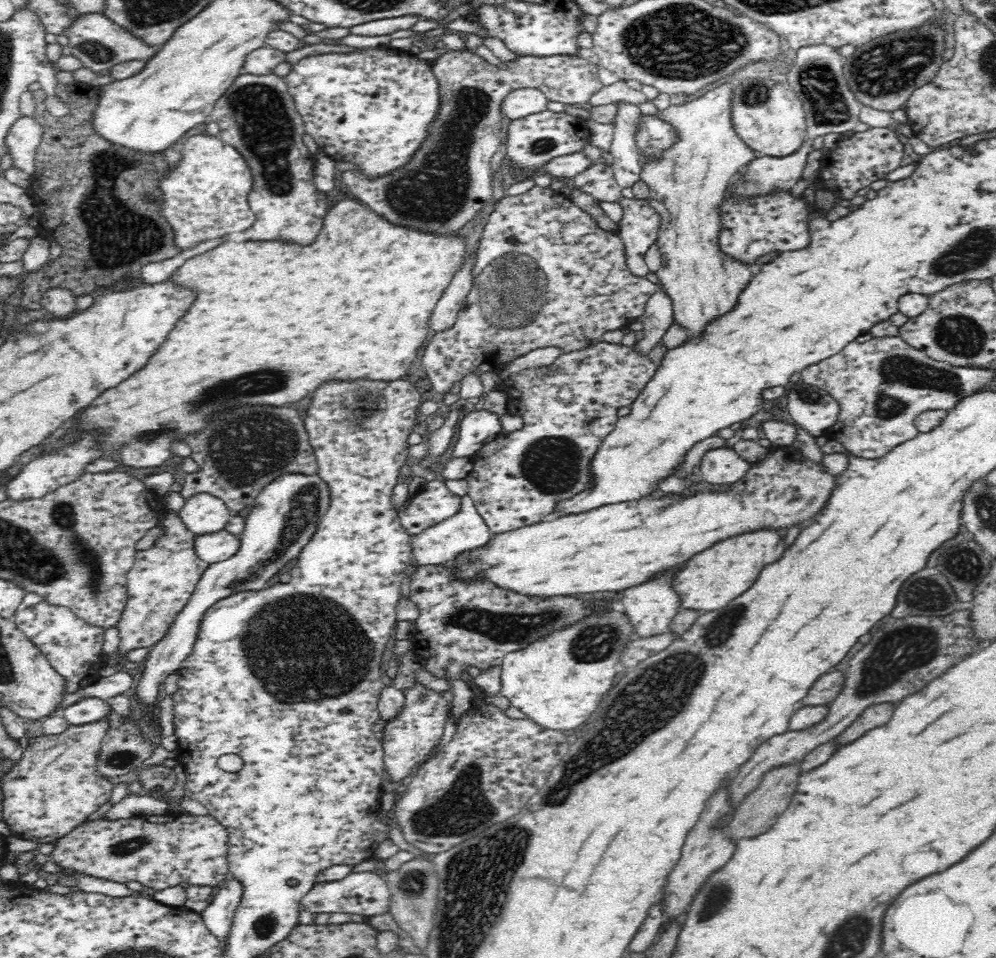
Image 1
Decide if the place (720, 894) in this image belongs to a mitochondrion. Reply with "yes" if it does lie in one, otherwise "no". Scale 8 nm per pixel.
yes

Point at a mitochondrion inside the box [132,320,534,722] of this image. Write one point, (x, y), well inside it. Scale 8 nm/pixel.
(295, 647)

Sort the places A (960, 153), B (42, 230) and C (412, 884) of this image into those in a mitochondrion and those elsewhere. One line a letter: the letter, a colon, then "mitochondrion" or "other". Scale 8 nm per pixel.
A: other
B: other
C: mitochondrion

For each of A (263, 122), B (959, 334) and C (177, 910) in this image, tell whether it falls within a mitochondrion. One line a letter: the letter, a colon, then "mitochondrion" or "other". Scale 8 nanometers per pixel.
A: mitochondrion
B: mitochondrion
C: other

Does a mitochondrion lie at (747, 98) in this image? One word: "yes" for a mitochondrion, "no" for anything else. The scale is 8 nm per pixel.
yes

